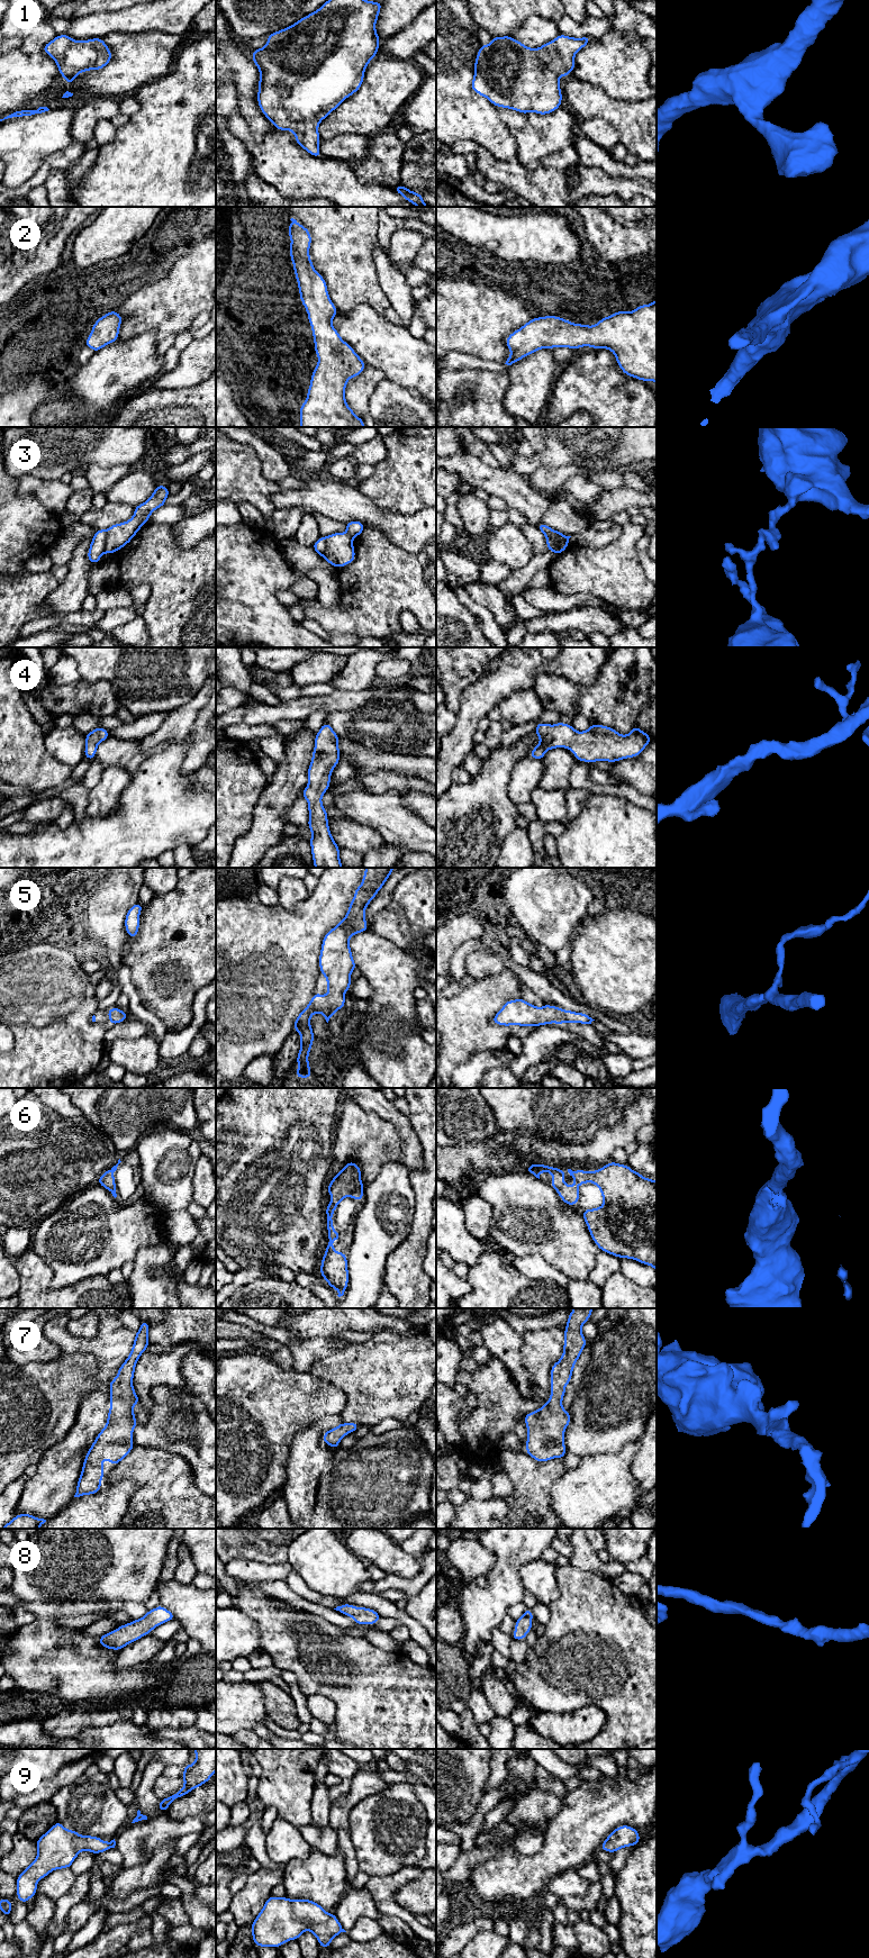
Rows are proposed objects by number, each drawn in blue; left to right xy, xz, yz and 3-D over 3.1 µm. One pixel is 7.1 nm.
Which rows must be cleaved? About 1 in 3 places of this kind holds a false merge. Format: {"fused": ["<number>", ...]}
{"fused": ["3"]}

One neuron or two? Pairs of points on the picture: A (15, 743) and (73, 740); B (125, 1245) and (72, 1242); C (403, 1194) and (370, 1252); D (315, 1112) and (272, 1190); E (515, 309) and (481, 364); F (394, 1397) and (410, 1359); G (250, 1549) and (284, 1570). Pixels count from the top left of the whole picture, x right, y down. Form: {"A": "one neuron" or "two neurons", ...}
{"A": "two neurons", "B": "one neuron", "C": "one neuron", "D": "one neuron", "E": "two neurons", "F": "one neuron", "G": "two neurons"}

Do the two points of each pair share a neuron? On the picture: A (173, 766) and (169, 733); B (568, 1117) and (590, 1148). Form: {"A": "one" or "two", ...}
{"A": "two", "B": "two"}

